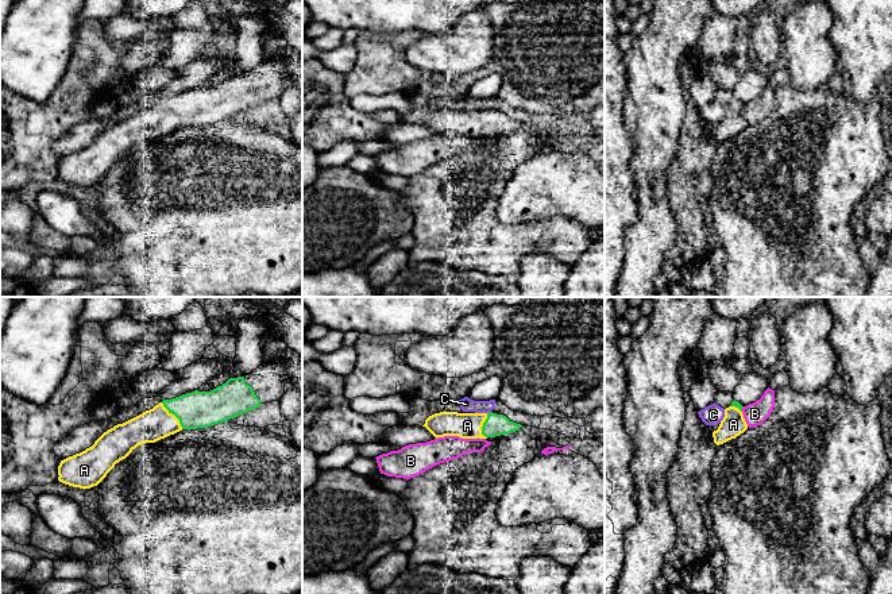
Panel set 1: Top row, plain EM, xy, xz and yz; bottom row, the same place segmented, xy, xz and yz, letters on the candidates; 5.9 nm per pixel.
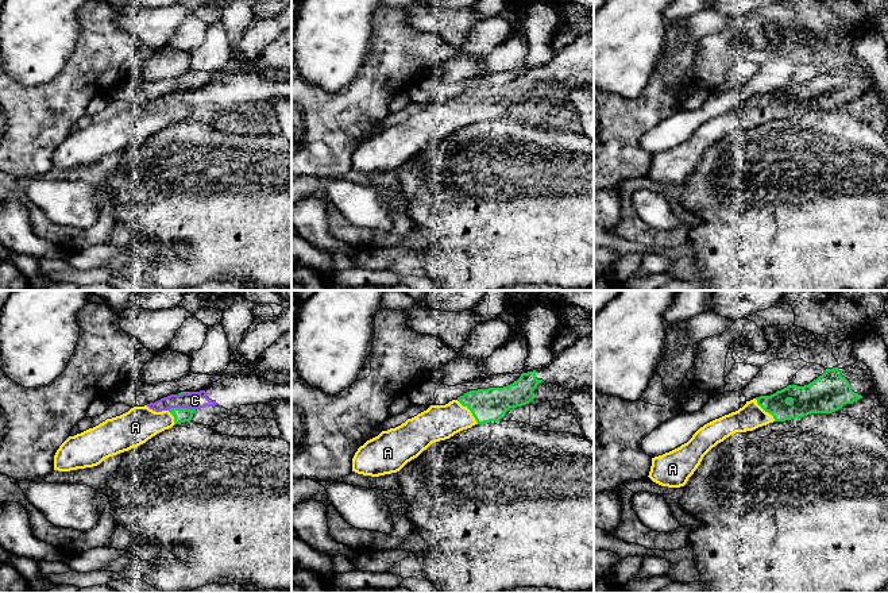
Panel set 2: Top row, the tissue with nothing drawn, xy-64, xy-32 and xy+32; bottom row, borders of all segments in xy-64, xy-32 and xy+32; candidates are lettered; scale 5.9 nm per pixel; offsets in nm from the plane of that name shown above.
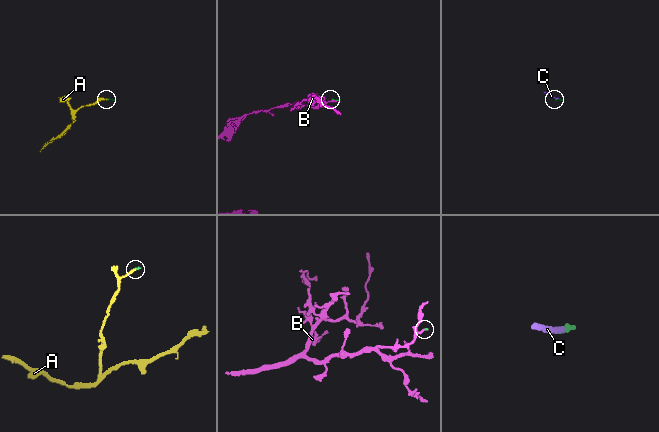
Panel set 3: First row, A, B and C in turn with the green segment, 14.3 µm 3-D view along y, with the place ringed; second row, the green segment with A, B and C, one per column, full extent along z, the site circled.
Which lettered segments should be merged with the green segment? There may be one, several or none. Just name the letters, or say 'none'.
A

